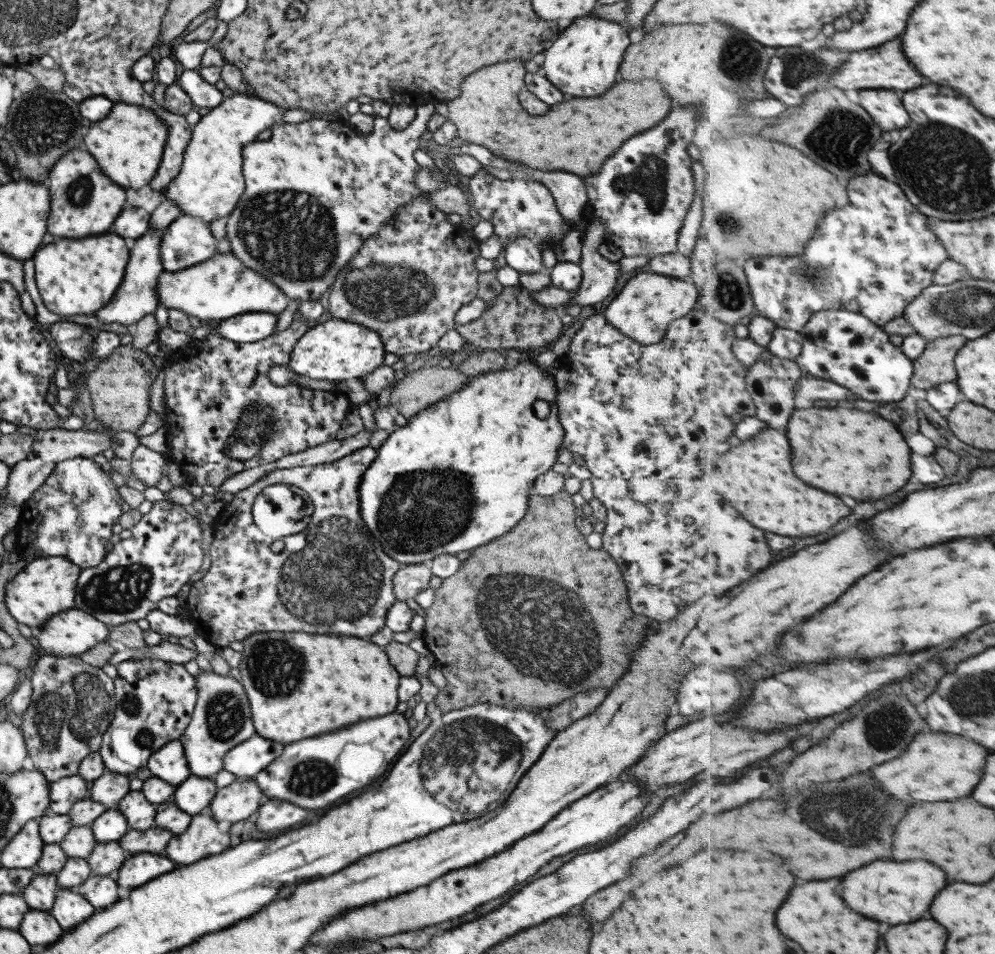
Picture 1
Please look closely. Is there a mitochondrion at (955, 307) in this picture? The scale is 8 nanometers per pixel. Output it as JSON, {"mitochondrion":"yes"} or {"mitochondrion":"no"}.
{"mitochondrion":"yes"}

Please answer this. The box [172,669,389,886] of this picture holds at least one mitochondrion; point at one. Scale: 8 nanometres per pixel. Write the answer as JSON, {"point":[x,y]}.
{"point":[312,777]}

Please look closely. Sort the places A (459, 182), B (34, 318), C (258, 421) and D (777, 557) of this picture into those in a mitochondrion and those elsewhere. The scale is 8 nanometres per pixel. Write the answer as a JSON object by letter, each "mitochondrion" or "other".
{"A":"other","B":"other","C":"mitochondrion","D":"other"}

